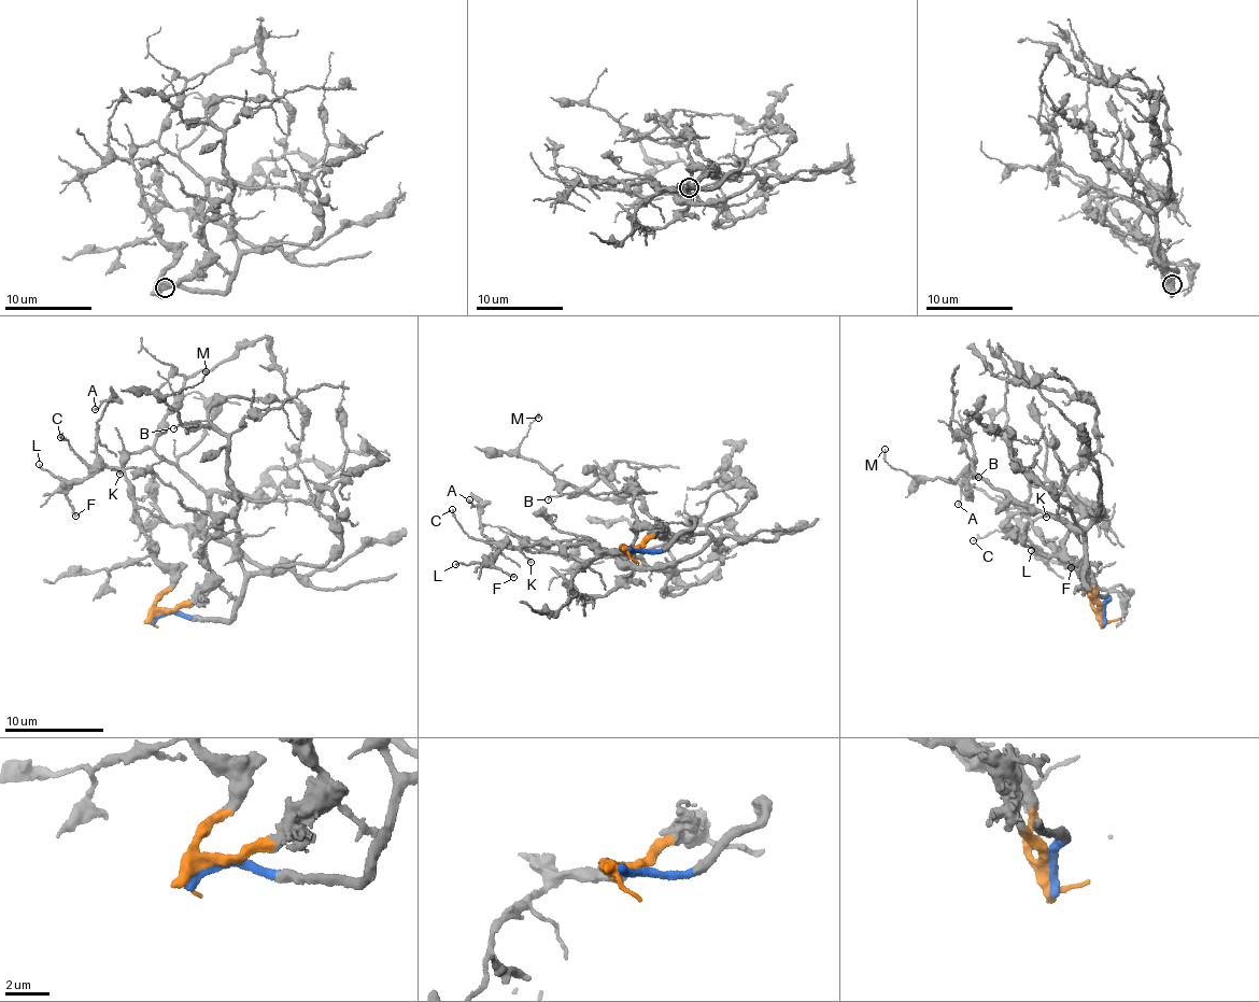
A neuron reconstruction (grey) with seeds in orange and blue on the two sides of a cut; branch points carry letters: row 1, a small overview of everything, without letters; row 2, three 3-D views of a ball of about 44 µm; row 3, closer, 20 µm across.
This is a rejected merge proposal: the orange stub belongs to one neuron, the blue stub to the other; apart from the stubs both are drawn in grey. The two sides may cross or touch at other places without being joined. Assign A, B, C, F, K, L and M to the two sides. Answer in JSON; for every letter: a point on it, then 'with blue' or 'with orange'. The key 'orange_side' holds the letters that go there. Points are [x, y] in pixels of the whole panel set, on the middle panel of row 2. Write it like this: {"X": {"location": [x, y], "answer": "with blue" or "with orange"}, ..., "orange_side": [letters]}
{"A": {"location": [469, 499], "answer": "with orange"}, "B": {"location": [548, 499], "answer": "with blue"}, "C": {"location": [452, 509], "answer": "with orange"}, "F": {"location": [513, 577], "answer": "with orange"}, "K": {"location": [531, 562], "answer": "with orange"}, "L": {"location": [455, 564], "answer": "with orange"}, "M": {"location": [538, 418], "answer": "with blue"}, "orange_side": ["A", "C", "F", "K", "L"]}

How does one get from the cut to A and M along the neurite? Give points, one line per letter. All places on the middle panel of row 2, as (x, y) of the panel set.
A: (633, 550), (624, 547), (623, 553), (539, 544), (505, 547), (483, 533), (479, 512), (468, 498)
M: (633, 550), (656, 553), (694, 520), (682, 537), (647, 502), (597, 479), (554, 482), (520, 454), (538, 418)

